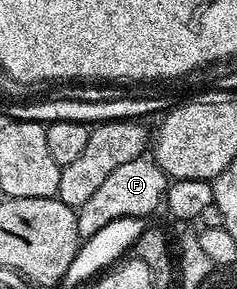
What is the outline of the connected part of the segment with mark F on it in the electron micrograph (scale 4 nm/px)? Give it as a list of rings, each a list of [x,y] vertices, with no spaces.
[[[143,155],[131,159],[129,163],[123,163],[121,167],[116,167],[116,171],[112,171],[112,175],[108,175],[108,179],[104,179],[104,183],[100,183],[100,187],[96,187],[96,191],[92,191],[92,196],[76,210],[79,238],[85,239],[96,235],[96,231],[108,227],[108,223],[116,219],[149,218],[149,213],[156,212],[163,204],[167,184],[166,172],[149,156]]]

